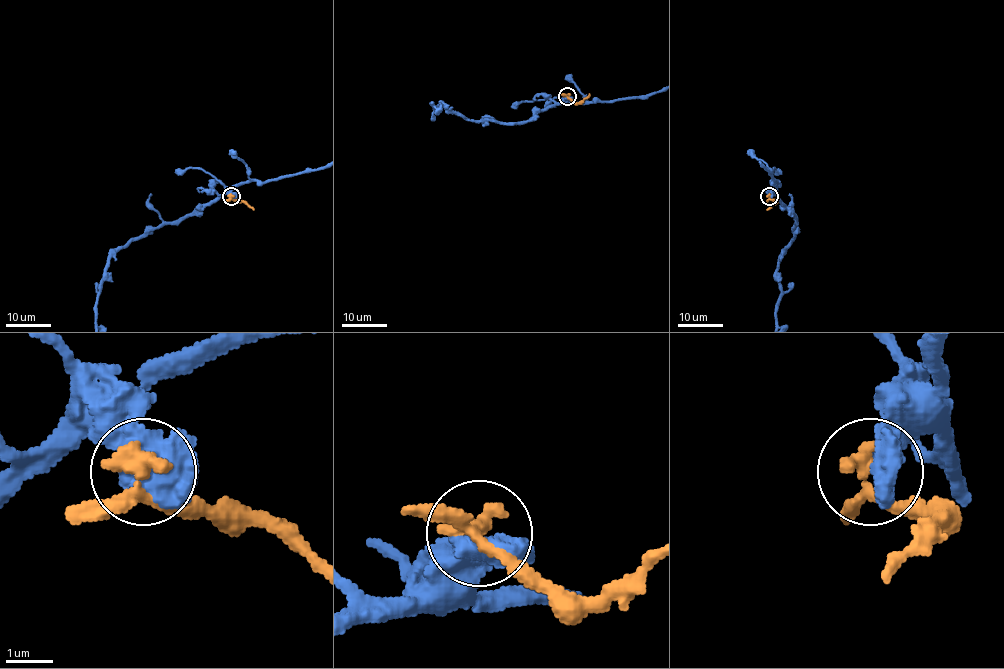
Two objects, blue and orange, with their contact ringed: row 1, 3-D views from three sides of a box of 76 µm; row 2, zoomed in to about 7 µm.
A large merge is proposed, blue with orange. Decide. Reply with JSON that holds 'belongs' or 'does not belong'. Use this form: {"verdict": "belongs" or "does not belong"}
{"verdict": "does not belong"}

